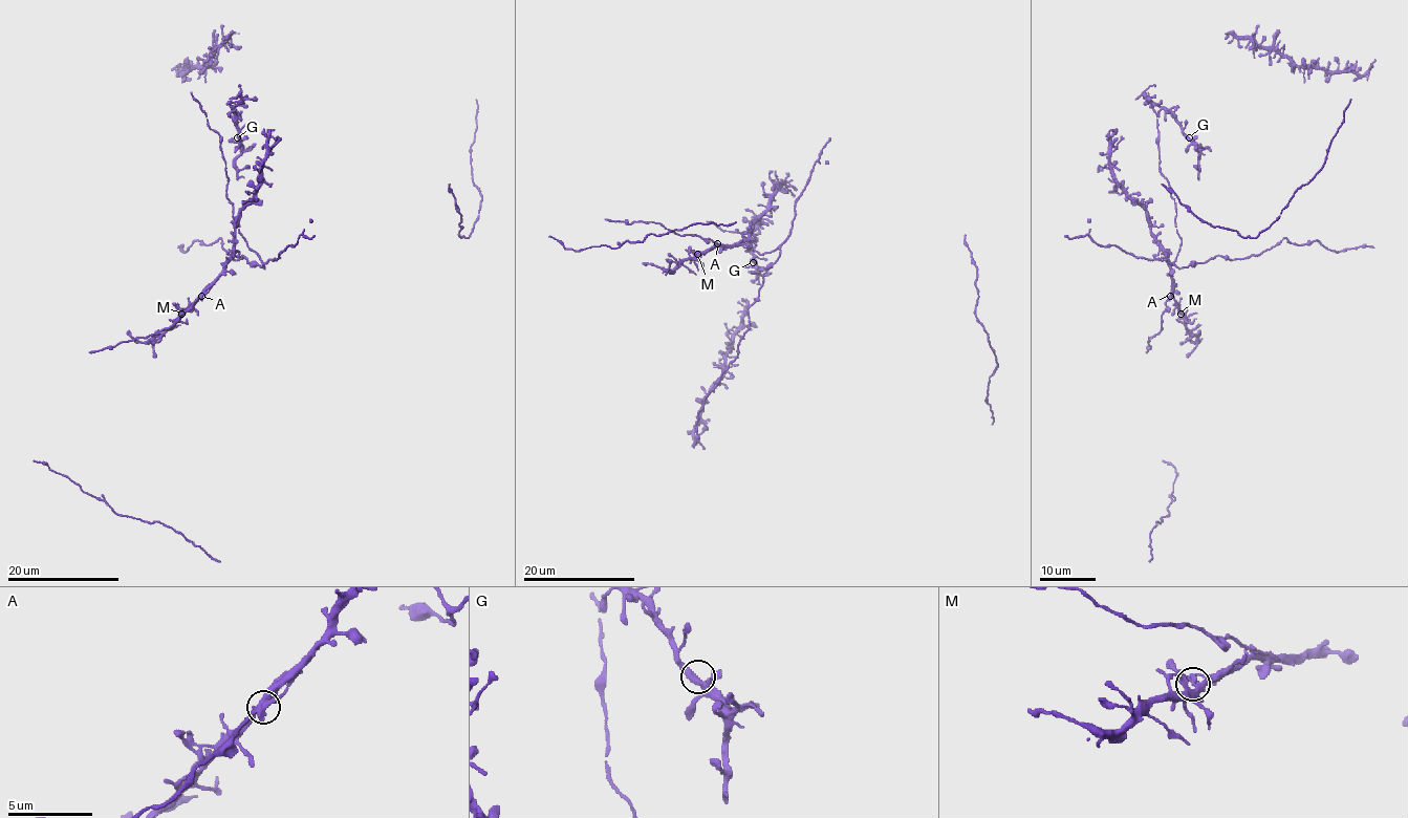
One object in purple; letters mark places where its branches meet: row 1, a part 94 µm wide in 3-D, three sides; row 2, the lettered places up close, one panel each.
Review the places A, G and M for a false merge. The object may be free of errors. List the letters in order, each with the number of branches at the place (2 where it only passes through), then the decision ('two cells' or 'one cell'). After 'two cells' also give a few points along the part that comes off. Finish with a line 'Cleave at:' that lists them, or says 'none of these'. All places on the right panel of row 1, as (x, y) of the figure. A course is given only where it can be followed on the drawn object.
A: branches 4; two cells; course (1170, 295), (1162, 316), (1162, 328), (1149, 339), (1150, 345), (1146, 352)
G: branches 4; one cell
M: branches 4; one cell
Cleave at: A

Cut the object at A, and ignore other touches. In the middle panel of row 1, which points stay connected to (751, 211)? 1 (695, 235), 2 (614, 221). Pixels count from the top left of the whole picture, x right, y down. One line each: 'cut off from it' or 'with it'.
1: cut off from it
2: cut off from it

